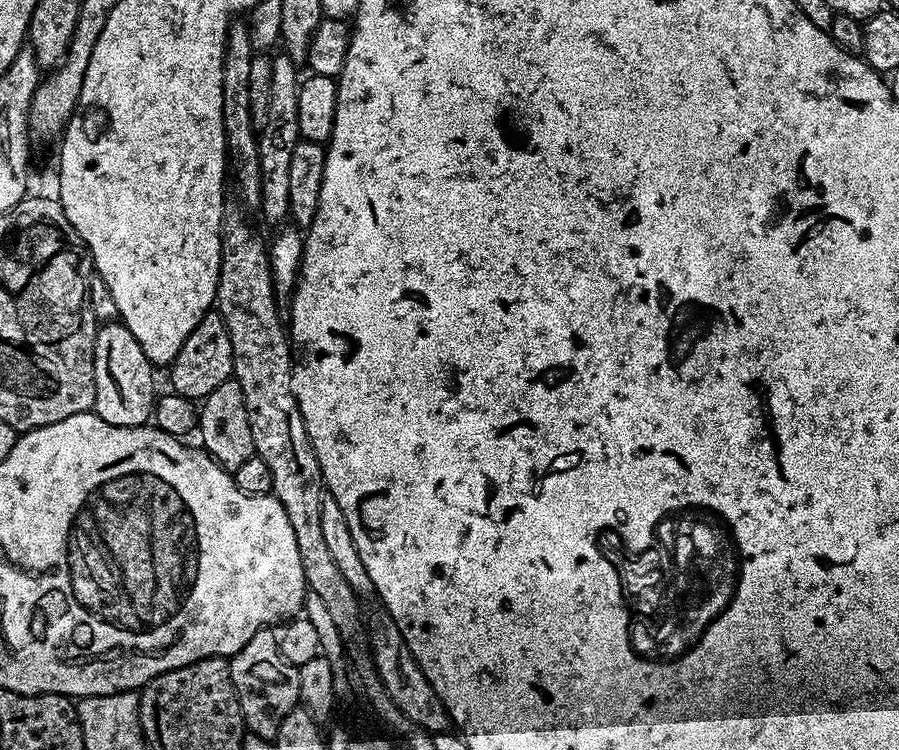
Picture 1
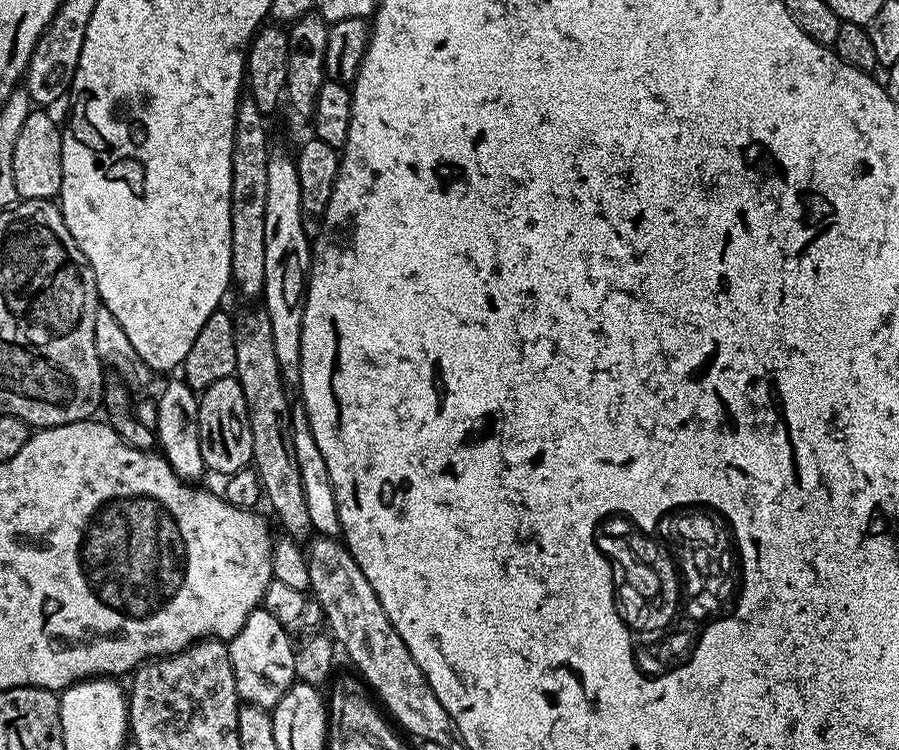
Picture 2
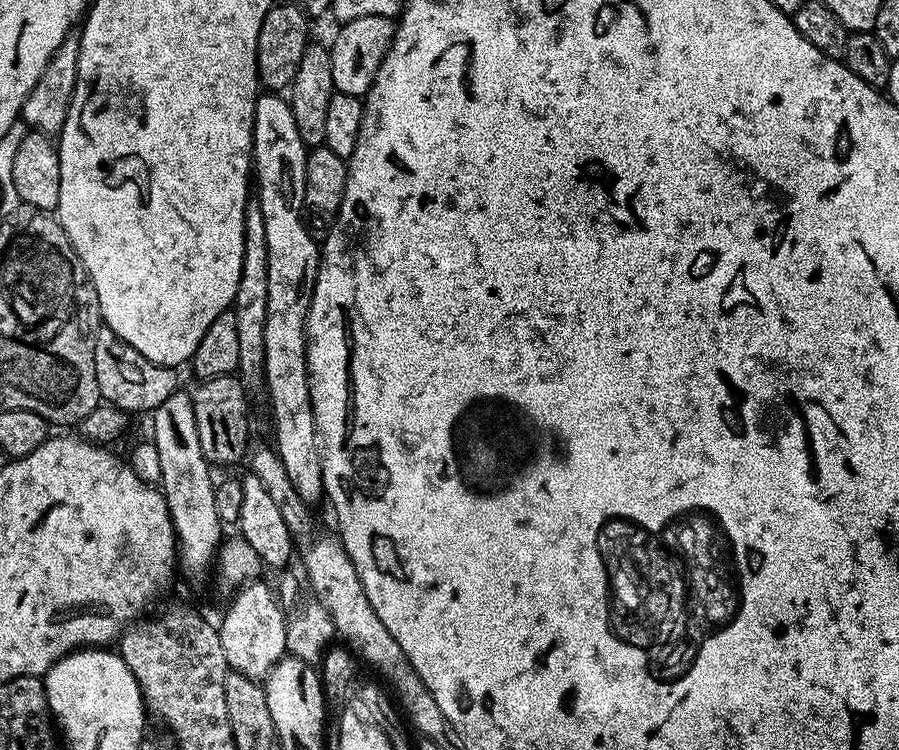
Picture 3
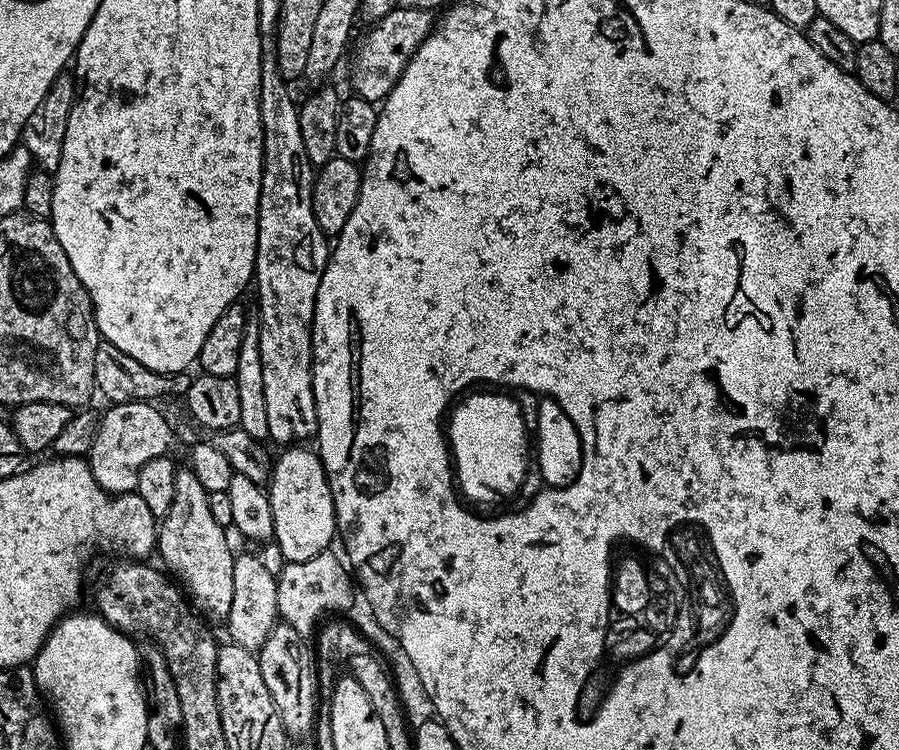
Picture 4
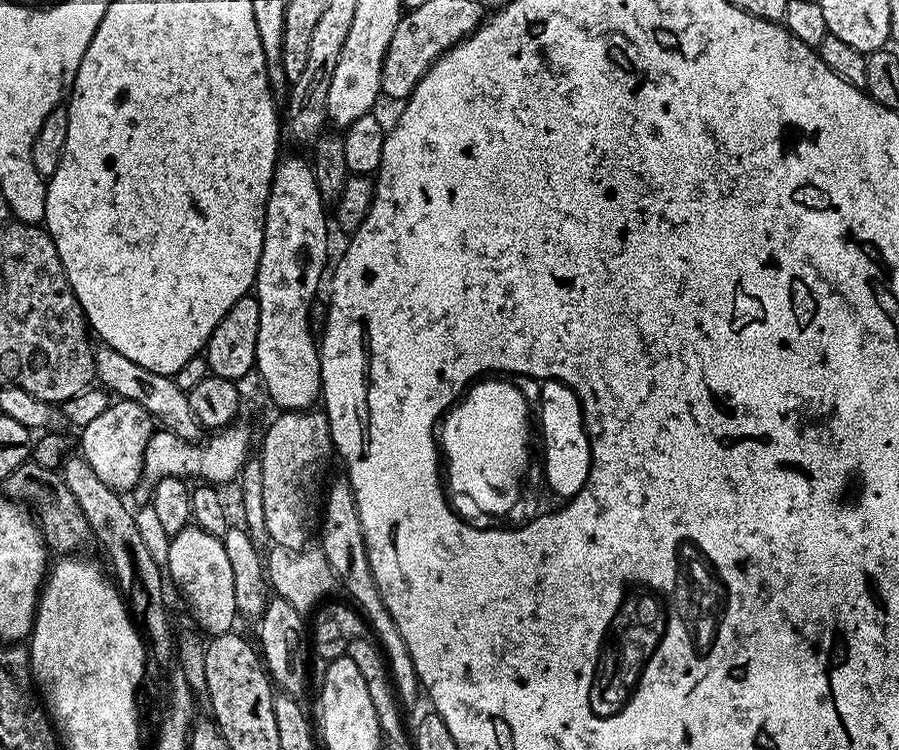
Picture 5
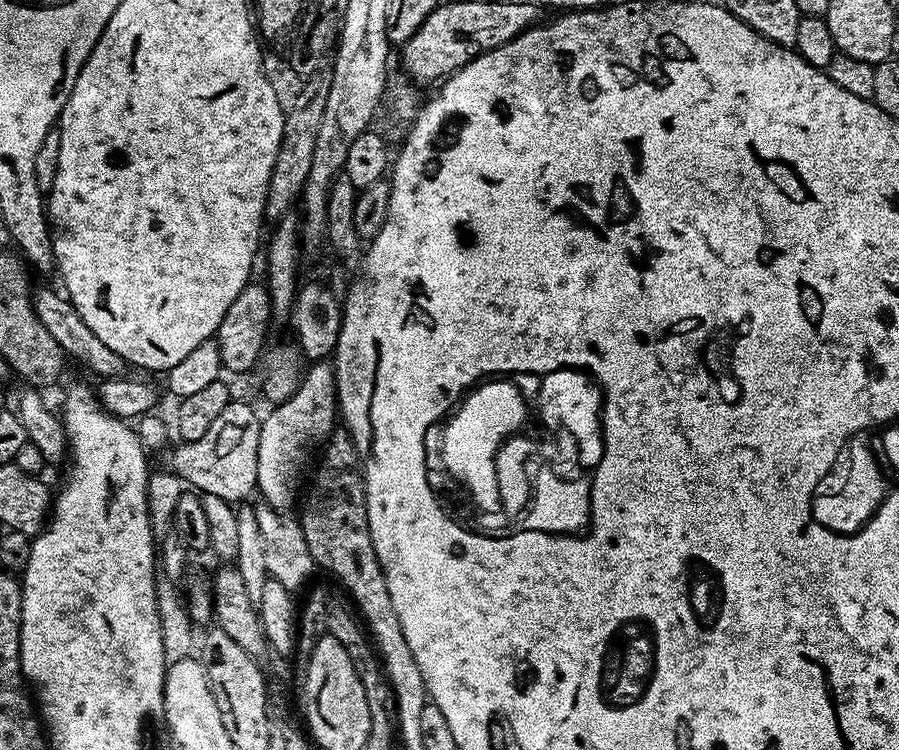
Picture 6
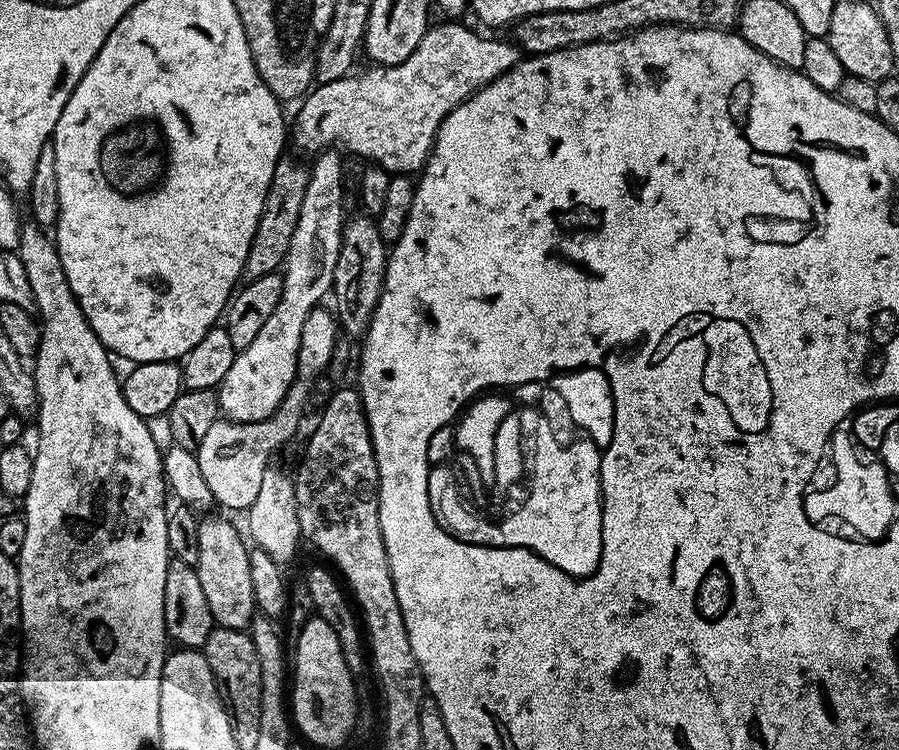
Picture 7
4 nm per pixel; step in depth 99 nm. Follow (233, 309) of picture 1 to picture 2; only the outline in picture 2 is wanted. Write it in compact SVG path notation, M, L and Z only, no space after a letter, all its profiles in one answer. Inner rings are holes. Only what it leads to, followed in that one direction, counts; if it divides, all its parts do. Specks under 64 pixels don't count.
M263 310L248 312L240 317L237 315L234 323L236 325L234 375L242 386L242 394L246 394L246 410L250 414L252 464L260 479L266 504L268 500L269 506L276 511L281 526L285 528L283 531L293 540L300 542L313 531L313 526L310 514L306 511L306 498L300 485L300 471L294 458L292 441L294 404L293 401L288 401L289 389L280 374L278 358L274 355L274 330L270 330L270 318Z

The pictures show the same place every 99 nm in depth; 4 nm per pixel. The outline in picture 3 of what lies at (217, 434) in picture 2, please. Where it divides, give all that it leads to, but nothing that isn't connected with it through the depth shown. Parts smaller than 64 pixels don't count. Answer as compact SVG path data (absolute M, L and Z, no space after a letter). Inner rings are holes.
M235 375L219 376L199 381L191 389L194 417L198 426L198 439L212 466L236 464L245 459L248 444L248 396L245 385Z

